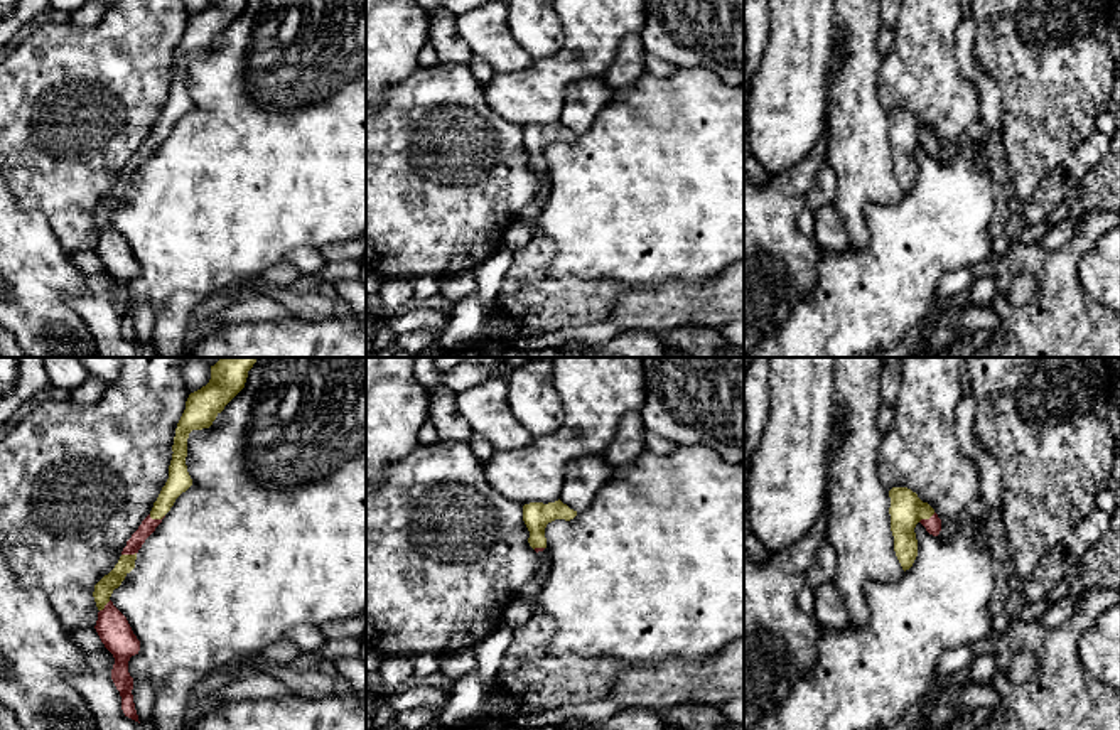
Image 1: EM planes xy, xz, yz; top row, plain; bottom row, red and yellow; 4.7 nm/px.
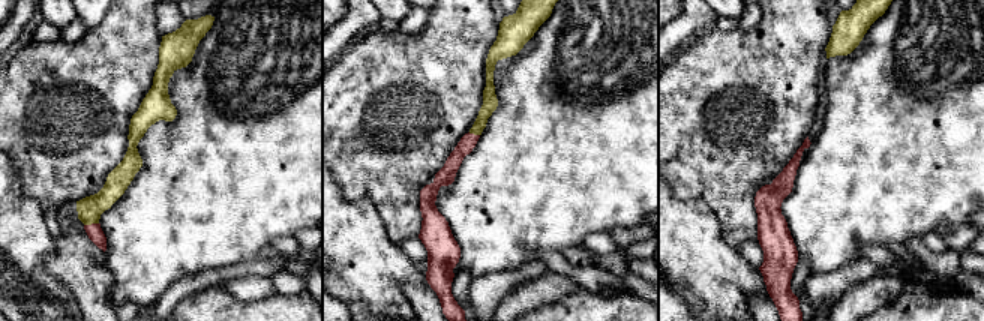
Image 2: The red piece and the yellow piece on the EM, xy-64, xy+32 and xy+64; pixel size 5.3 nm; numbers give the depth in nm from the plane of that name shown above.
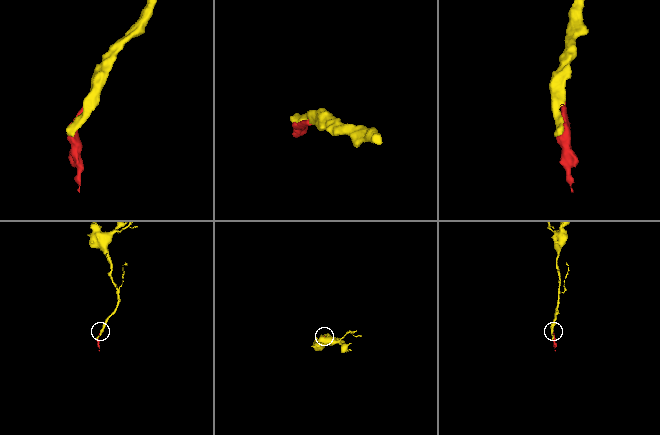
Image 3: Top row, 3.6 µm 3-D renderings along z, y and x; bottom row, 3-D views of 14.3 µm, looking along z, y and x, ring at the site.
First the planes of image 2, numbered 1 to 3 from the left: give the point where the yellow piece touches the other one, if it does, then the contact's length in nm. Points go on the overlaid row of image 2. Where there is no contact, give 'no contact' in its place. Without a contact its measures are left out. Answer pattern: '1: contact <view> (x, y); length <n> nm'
1: contact xy-64 (92, 224); length 80 nm
2: contact xy+32 (473, 134); length 70 nm
3: no contact

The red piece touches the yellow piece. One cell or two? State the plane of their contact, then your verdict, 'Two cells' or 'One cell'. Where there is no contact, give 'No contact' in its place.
Touches red in xy. One cell

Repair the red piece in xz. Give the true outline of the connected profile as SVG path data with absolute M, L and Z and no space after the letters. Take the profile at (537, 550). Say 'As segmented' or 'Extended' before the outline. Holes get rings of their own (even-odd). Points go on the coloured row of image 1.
Extended. M560 499L555 502L530 502L523 506L523 521L530 531L528 543L538 553L547 548L545 528L555 519L570 521L577 511L570 509Z

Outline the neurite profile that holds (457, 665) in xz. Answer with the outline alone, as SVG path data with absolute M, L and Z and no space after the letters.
M469 647L450 656L444 656L440 661L440 671L445 673L452 681L474 673L476 669L476 651Z

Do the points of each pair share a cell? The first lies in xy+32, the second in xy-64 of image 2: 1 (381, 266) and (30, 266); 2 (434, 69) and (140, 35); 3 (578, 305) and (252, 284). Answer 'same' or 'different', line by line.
1: same
2: same
3: different

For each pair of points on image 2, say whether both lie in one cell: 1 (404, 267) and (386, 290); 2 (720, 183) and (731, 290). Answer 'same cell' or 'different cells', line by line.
1: same cell
2: different cells

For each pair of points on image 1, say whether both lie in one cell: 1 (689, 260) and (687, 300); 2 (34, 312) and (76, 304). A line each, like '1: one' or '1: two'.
1: two
2: two

